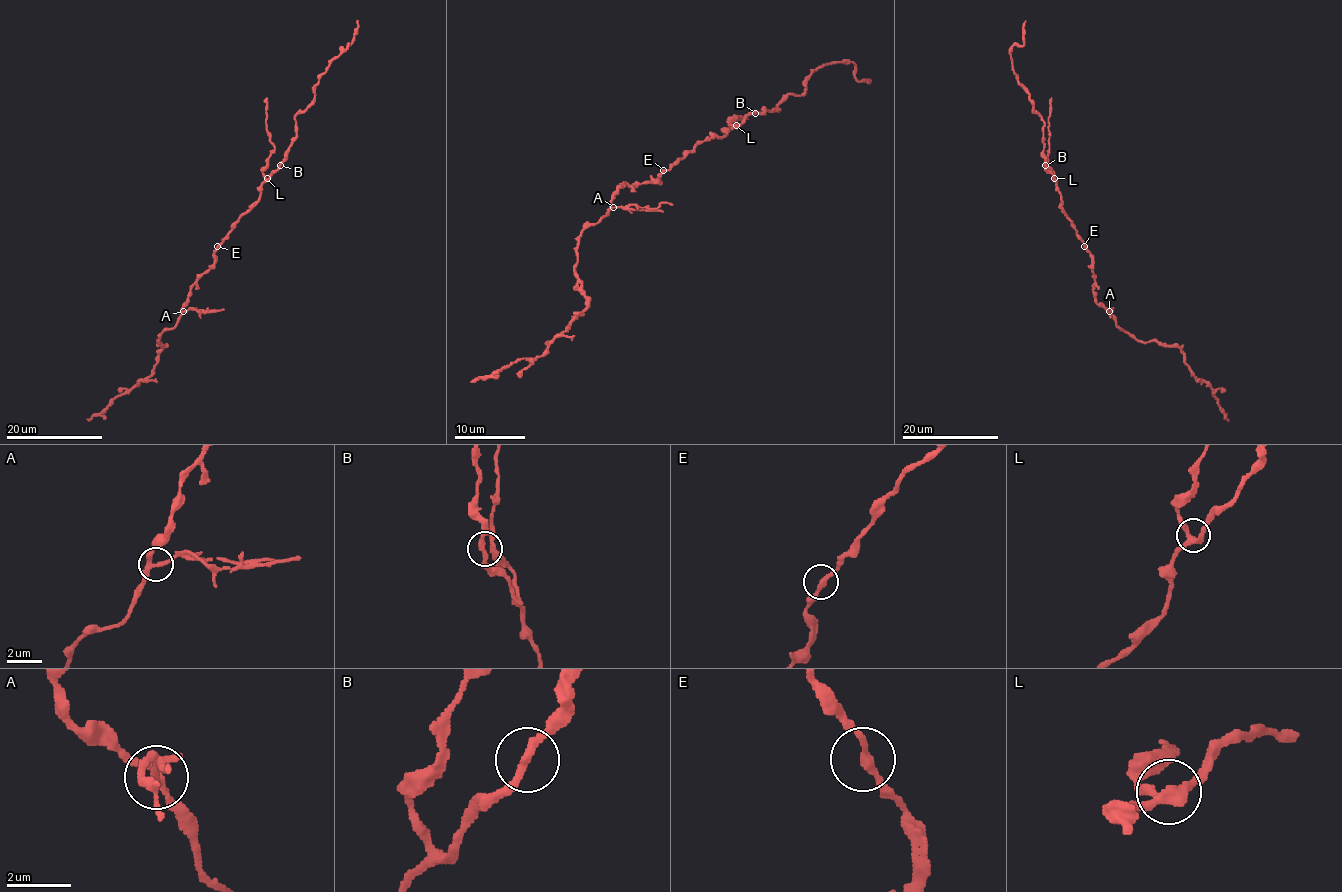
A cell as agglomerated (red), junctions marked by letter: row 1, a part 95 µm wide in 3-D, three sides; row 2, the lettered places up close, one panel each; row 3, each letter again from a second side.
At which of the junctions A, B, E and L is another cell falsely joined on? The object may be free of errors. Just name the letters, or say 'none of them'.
A

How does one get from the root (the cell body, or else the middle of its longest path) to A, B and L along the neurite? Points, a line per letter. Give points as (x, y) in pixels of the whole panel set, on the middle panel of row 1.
A: (665, 171), (659, 180), (645, 180), (636, 186), (622, 184), (612, 200), (613, 207)
B: (665, 171), (698, 143), (723, 136), (748, 115), (755, 113)
L: (665, 171), (698, 143), (723, 136), (736, 125)

